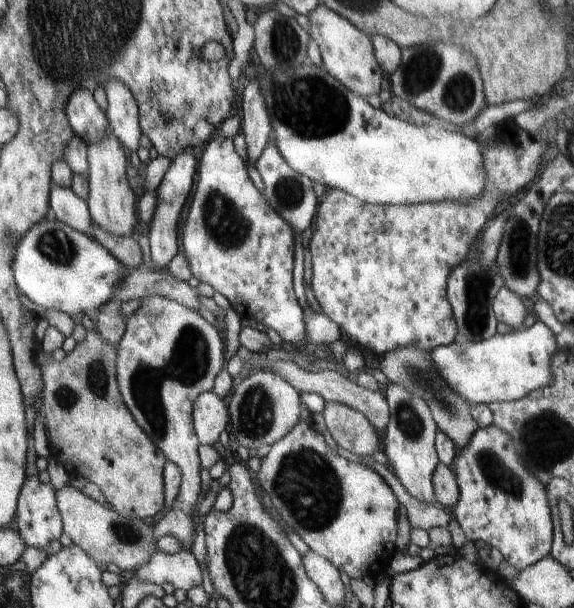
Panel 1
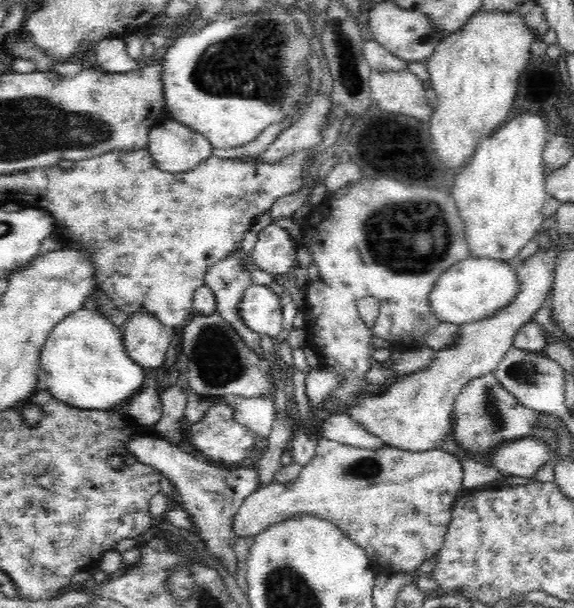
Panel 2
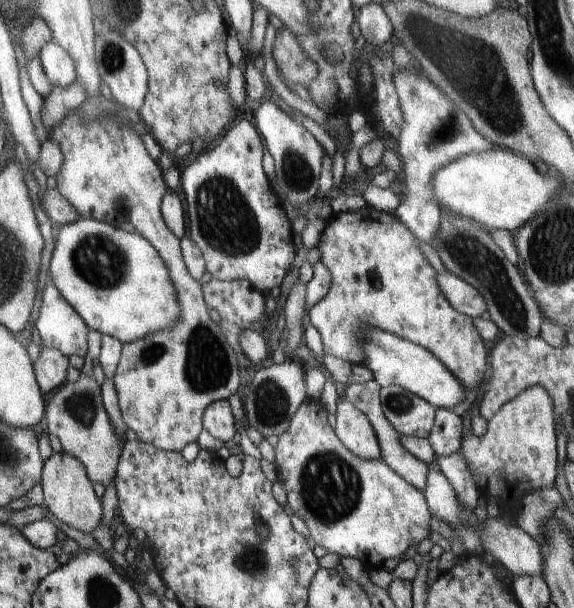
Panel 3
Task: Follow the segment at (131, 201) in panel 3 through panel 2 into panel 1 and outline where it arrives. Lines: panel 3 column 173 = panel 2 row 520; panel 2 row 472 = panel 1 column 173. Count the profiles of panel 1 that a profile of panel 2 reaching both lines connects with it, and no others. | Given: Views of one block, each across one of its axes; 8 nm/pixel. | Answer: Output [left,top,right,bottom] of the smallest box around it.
[117,296,225,552]

